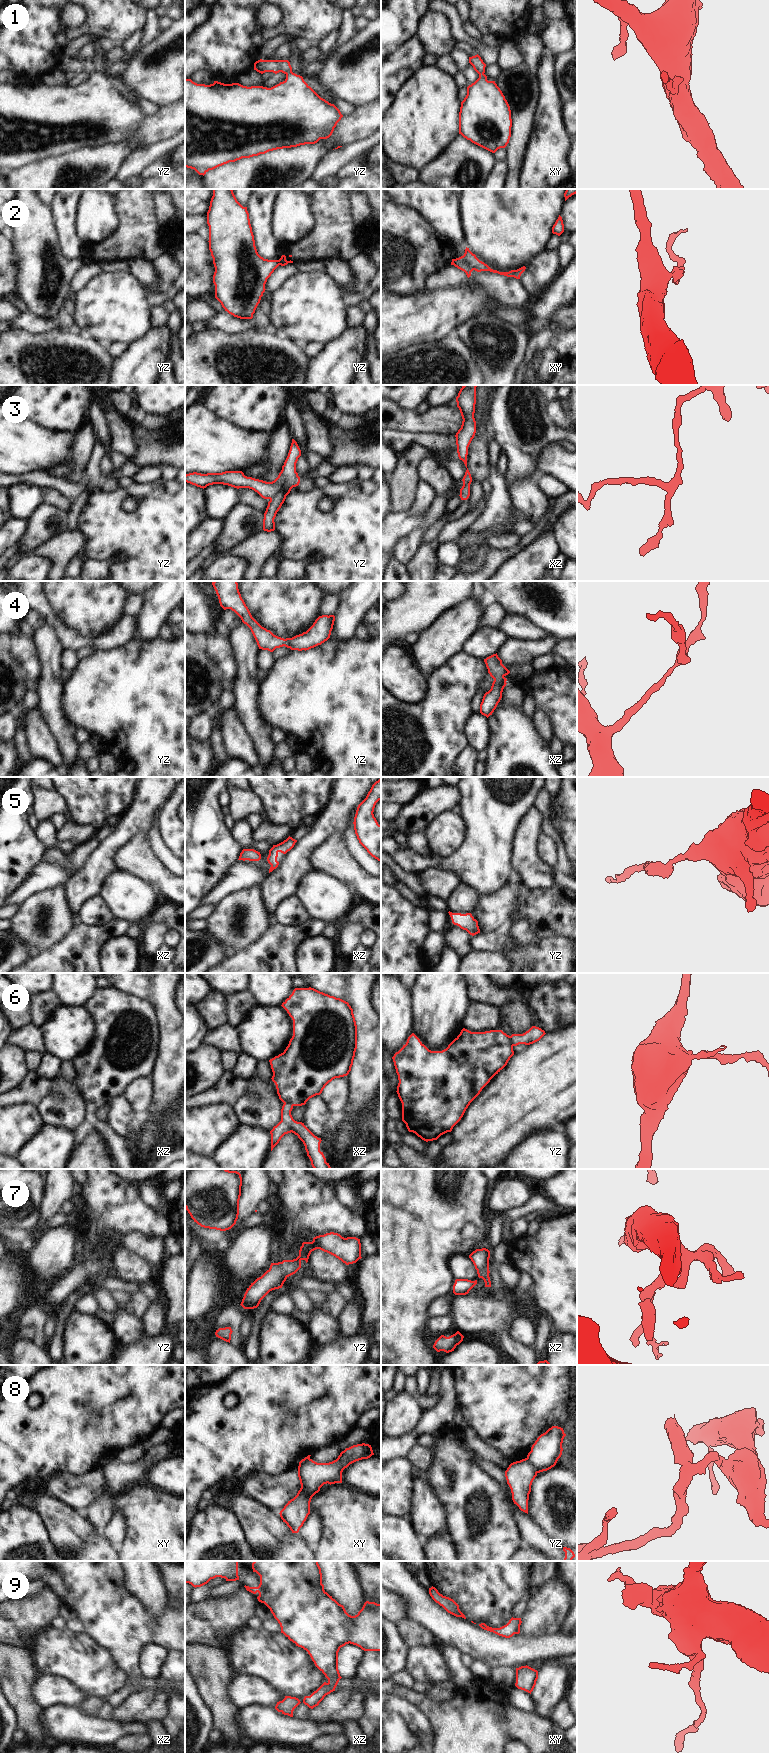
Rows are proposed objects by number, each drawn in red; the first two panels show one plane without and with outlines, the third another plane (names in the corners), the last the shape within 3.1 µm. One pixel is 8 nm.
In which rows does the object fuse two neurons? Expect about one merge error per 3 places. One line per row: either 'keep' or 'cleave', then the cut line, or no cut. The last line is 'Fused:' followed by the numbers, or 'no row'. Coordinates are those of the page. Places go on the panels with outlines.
1: keep | no cut
2: cleave | yz (278, 260), (279, 264)
3: keep | no cut
4: keep | no cut
5: keep | no cut
6: cleave | yz (510, 1036), (513, 1045)
7: keep | no cut
8: cleave | yz (526, 1458), (537, 1472)
9: keep | no cut
Fused: 2, 6, 8

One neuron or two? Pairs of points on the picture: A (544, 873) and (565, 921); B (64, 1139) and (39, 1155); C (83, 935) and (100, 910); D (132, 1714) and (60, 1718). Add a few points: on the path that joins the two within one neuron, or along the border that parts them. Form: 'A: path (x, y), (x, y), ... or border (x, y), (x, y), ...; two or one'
A: border (556, 885), (535, 888), (531, 891); two
B: path (58, 1143), (45, 1155); one
C: border (113, 919), (101, 925), (86, 925), (80, 922); two
D: border (113, 1718), (137, 1721); two

